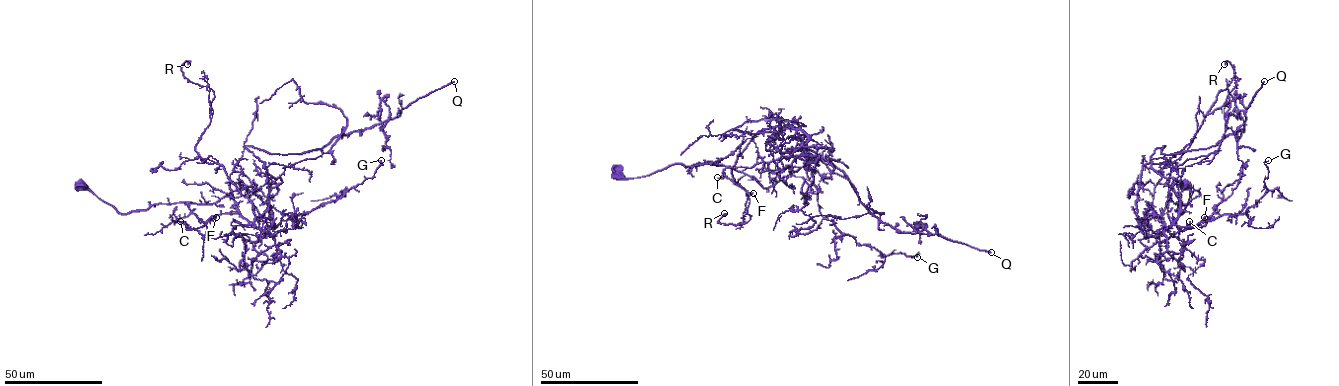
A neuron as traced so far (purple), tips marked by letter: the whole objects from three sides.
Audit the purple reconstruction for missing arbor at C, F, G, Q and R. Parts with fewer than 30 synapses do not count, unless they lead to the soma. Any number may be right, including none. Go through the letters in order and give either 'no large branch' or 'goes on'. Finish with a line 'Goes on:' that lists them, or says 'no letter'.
C: no large branch
F: no large branch
G: no large branch
Q: goes on
R: no large branch
Goes on: Q

